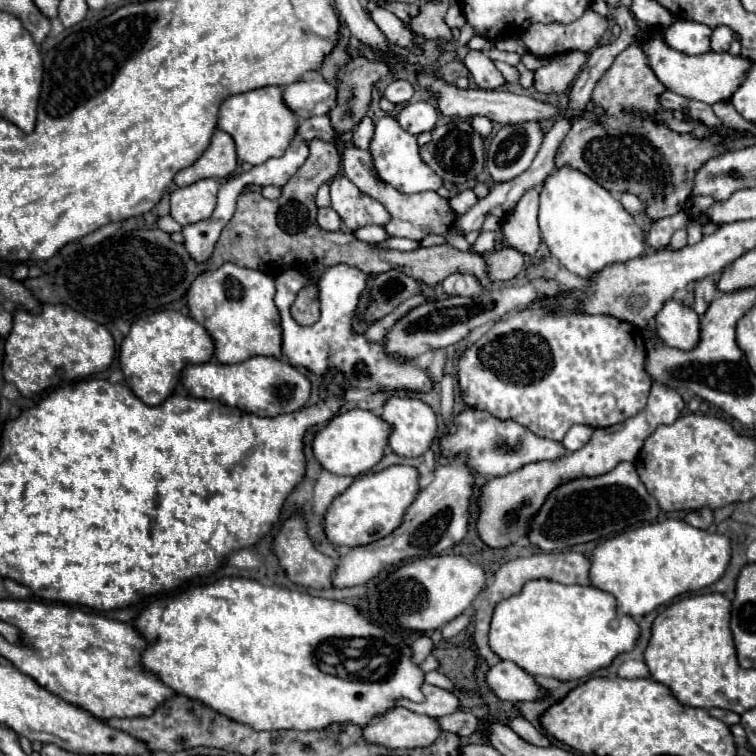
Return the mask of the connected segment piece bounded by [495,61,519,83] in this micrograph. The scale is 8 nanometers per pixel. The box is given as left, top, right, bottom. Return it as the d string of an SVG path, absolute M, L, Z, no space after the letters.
M497 61L495 65L497 65L497 69L503 73L503 77L505 77L507 83L517 83L517 81L519 81L519 73L517 73L517 69L515 69L513 65L501 63L501 61Z

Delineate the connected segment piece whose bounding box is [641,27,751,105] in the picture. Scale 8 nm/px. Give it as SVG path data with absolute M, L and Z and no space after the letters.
M659 27L641 43L641 47L647 53L649 65L653 67L655 75L661 79L661 83L687 99L703 101L707 105L719 103L719 101L729 101L729 97L735 93L735 87L743 83L743 75L747 75L747 67L751 67L751 59L743 59L743 55L731 55L731 53L703 53L703 55L685 55L679 51L669 49L661 39L659 39Z

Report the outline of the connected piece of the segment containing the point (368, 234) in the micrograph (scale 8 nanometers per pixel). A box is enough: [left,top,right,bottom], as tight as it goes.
[353,225,387,243]

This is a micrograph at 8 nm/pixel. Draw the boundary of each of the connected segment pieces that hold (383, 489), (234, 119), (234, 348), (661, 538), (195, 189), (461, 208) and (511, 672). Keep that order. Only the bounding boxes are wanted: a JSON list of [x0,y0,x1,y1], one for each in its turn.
[[323,465,417,547],[219,87,297,165],[187,263,281,363],[585,519,731,617],[171,179,219,225],[451,189,477,217],[485,661,543,701]]

